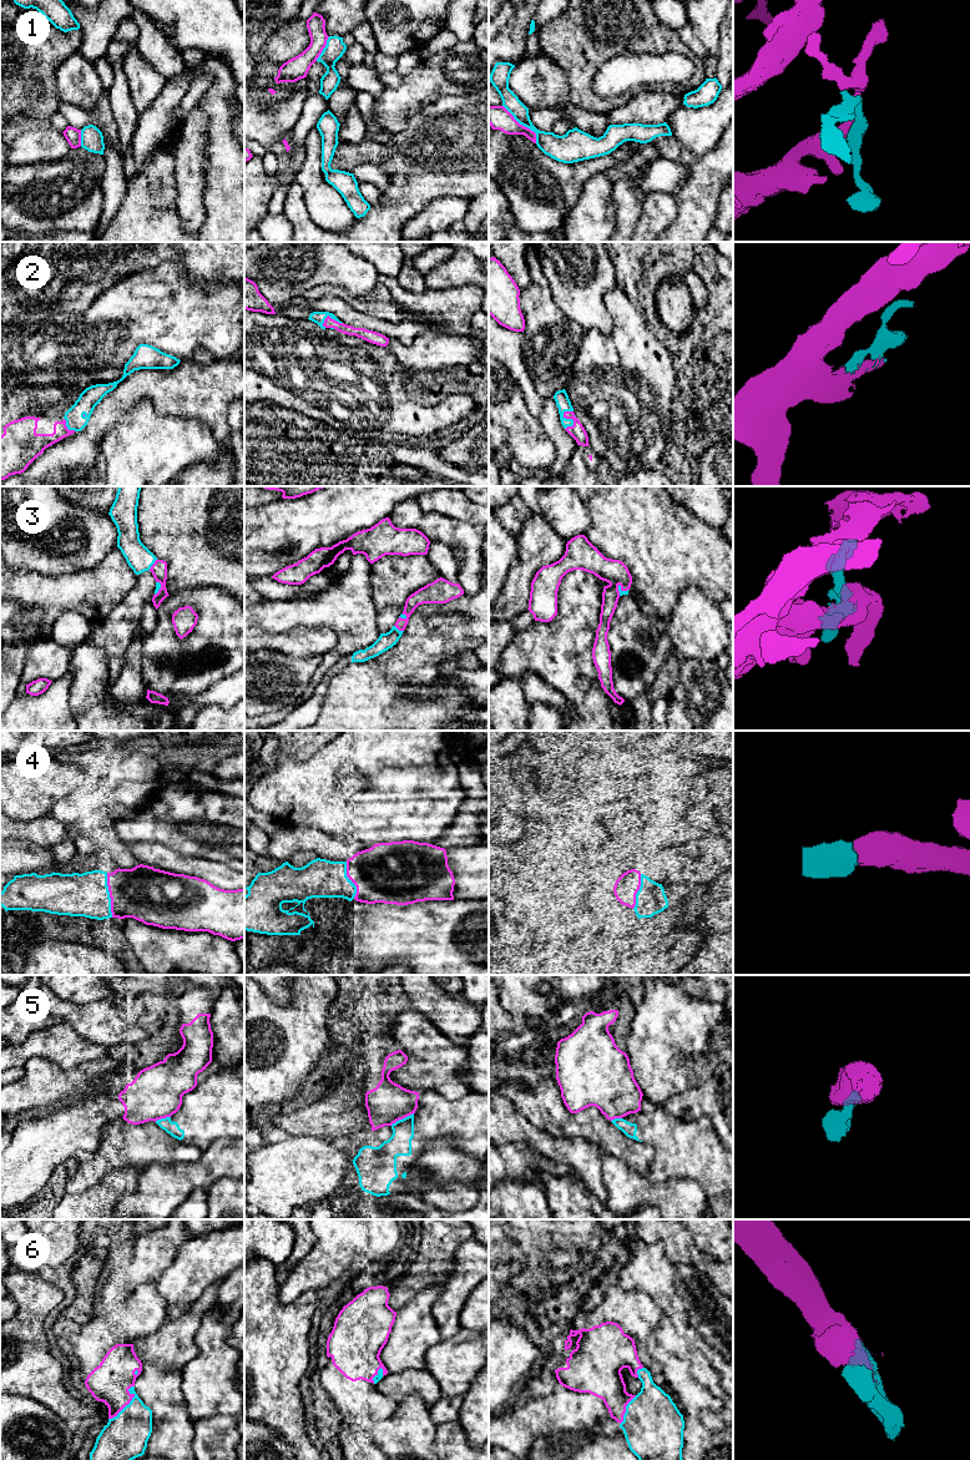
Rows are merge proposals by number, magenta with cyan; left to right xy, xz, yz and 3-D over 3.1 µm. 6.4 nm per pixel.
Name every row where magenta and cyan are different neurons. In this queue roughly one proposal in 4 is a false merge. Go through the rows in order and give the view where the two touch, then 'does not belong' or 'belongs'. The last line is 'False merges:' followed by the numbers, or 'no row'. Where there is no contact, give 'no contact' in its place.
1: contact in yz; belongs
2: contact in yz; belongs
3: contact in xy; belongs
4: contact in xy; belongs
5: contact in xz; does not belong
6: contact in xy; belongs
False merges: 5

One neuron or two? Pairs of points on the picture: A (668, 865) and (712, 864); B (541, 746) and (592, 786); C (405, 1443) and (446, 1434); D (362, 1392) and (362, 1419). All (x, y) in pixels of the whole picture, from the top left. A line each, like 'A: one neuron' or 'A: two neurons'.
A: one neuron
B: two neurons
C: two neurons
D: one neuron

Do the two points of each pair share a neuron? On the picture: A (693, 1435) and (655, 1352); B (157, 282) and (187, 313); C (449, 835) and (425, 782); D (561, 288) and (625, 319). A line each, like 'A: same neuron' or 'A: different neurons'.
A: same neuron
B: same neuron
C: different neurons
D: different neurons

